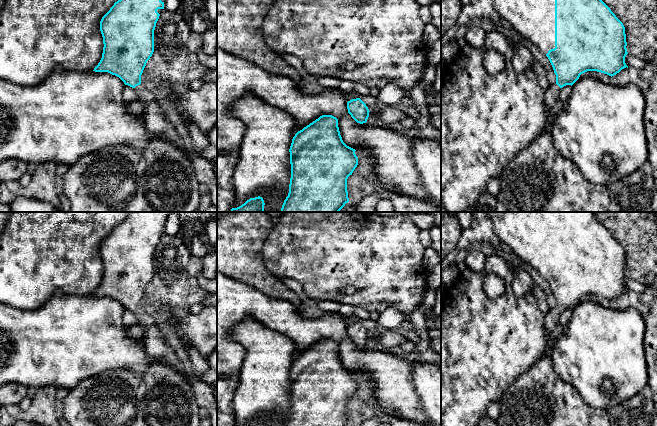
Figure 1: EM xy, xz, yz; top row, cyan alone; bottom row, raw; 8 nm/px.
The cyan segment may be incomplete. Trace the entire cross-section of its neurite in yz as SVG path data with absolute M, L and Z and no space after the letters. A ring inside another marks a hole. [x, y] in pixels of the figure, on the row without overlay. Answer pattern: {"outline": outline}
{"outline": "M486 212L489 218L493 222L494 231L501 243L508 245L513 252L524 262L530 264L534 267L542 277L544 277L554 294L556 299L556 307L550 308L547 314L545 314L545 332L547 338L547 345L549 351L546 355L551 356L554 347L555 340L551 338L551 333L554 328L558 325L559 315L562 311L566 309L573 309L580 301L581 298L587 295L597 295L609 300L614 300L619 297L622 293L628 292L625 287L625 281L627 276L627 266L625 251L623 247L616 241L616 239L611 235L611 233L596 219L594 212Z"}

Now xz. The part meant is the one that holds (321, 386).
{"outline": "M322 339L298 355L293 361L289 373L291 402L289 417L284 426L349 426L347 403L358 389L355 375L343 366L338 351L338 343L332 339Z"}

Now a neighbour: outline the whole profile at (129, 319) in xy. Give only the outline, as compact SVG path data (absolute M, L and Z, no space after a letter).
M125 309L123 312L123 324L125 327L129 328L133 325L138 324L134 316L134 313L128 309Z

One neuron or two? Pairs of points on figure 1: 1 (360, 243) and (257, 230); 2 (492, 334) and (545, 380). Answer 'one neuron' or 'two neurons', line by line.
1: two neurons
2: two neurons

